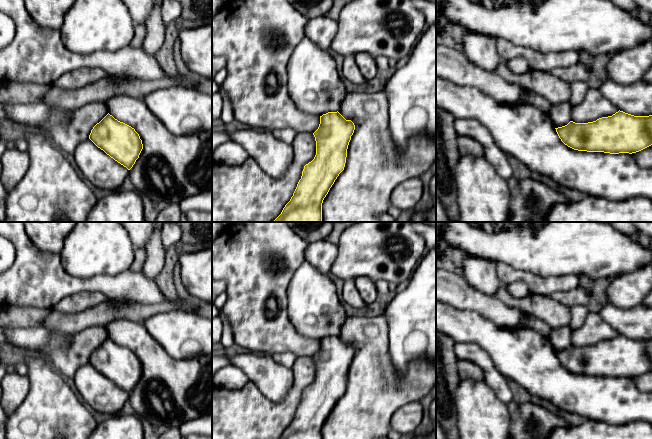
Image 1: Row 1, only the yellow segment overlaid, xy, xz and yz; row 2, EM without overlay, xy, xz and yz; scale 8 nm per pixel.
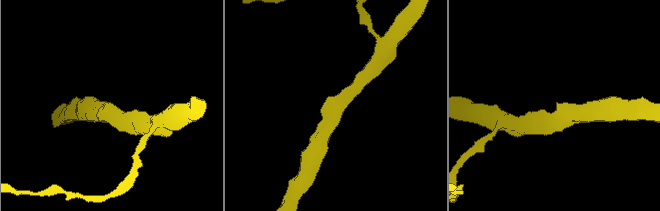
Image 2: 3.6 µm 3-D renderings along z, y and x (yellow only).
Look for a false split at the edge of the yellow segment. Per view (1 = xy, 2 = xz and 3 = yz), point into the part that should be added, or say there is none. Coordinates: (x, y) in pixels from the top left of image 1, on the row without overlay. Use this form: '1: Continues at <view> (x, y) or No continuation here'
1: No continuation here
2: No continuation here
3: No continuation here

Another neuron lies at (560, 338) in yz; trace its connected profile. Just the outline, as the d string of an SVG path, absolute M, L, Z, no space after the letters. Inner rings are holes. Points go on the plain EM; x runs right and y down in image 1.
M569 326L551 328L548 338L555 352L565 350L571 345L571 332Z

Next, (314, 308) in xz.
M305 261L294 273L287 296L288 317L299 334L319 341L339 335L347 315L328 274Z

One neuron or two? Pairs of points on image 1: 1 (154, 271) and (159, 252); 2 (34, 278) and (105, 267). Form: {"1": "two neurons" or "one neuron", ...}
{"1": "one neuron", "2": "two neurons"}

